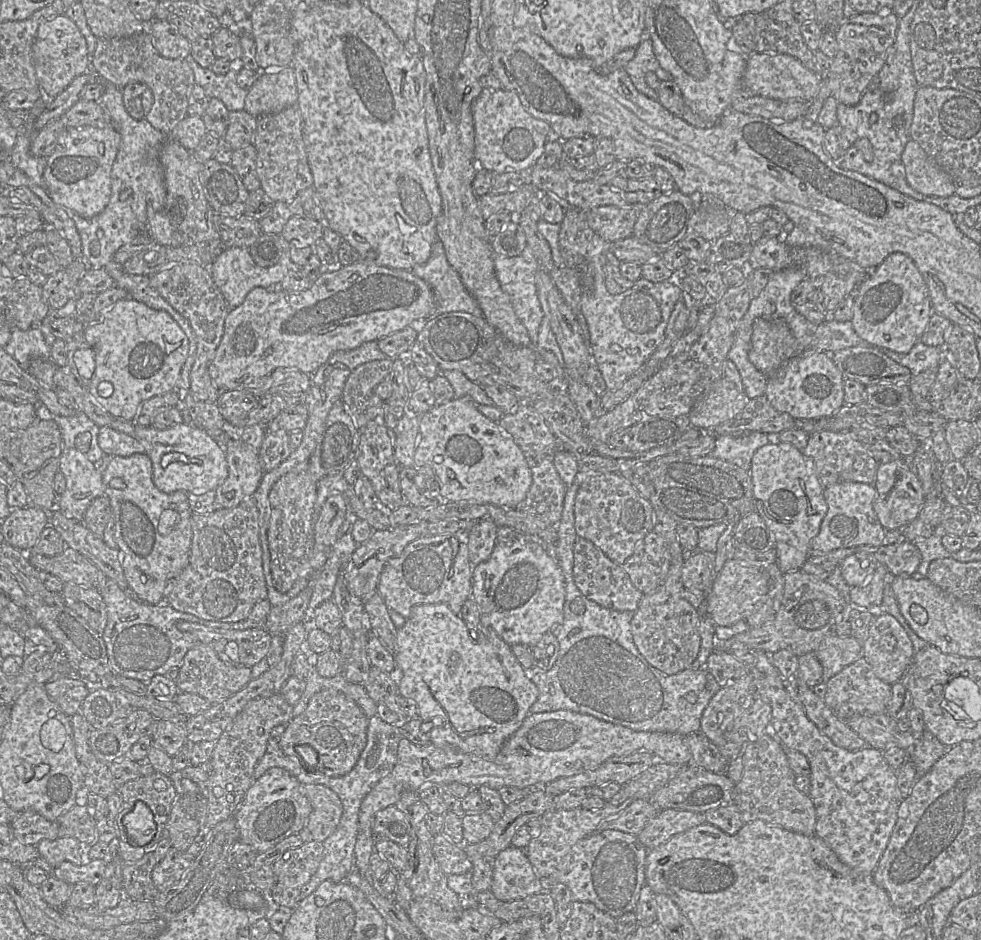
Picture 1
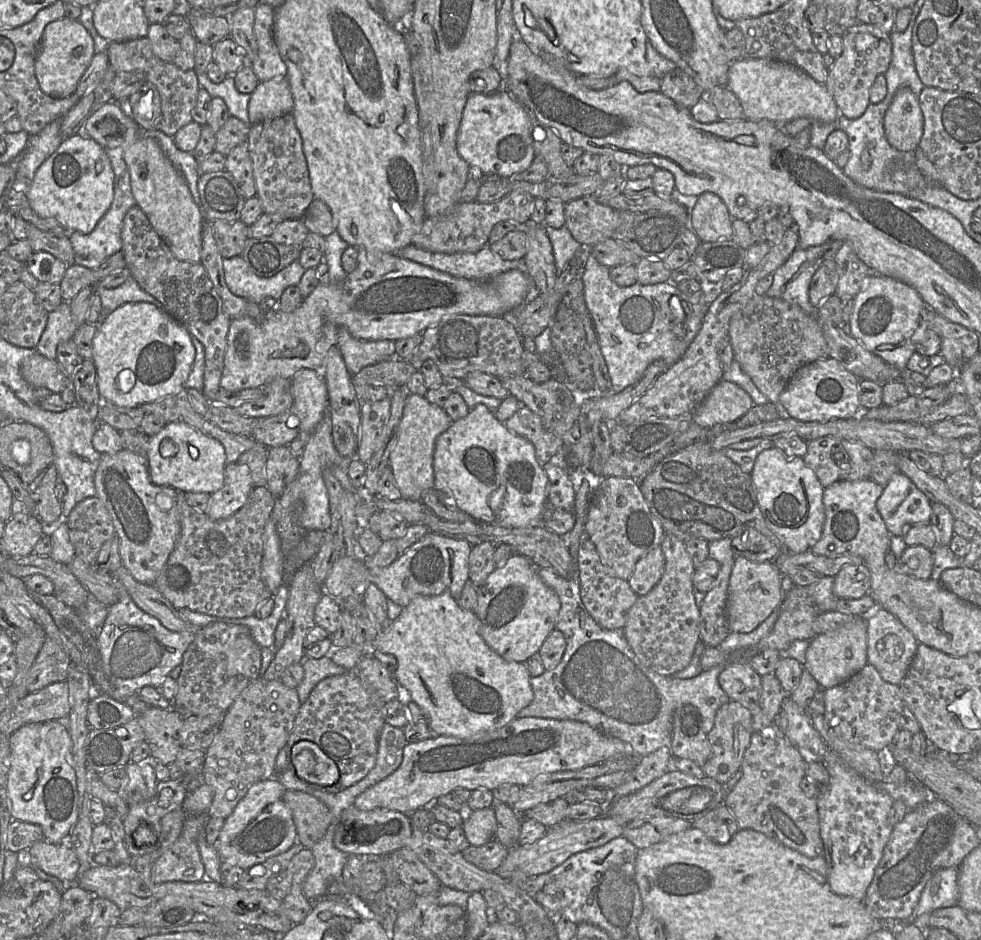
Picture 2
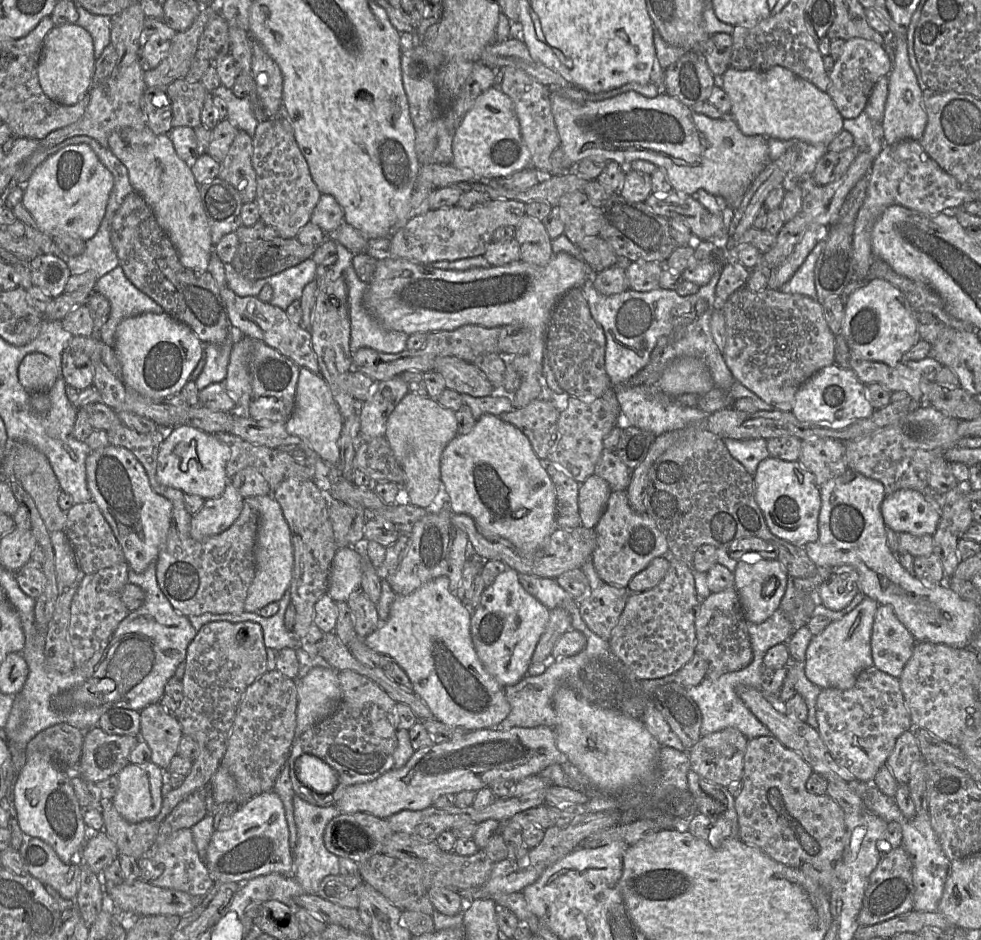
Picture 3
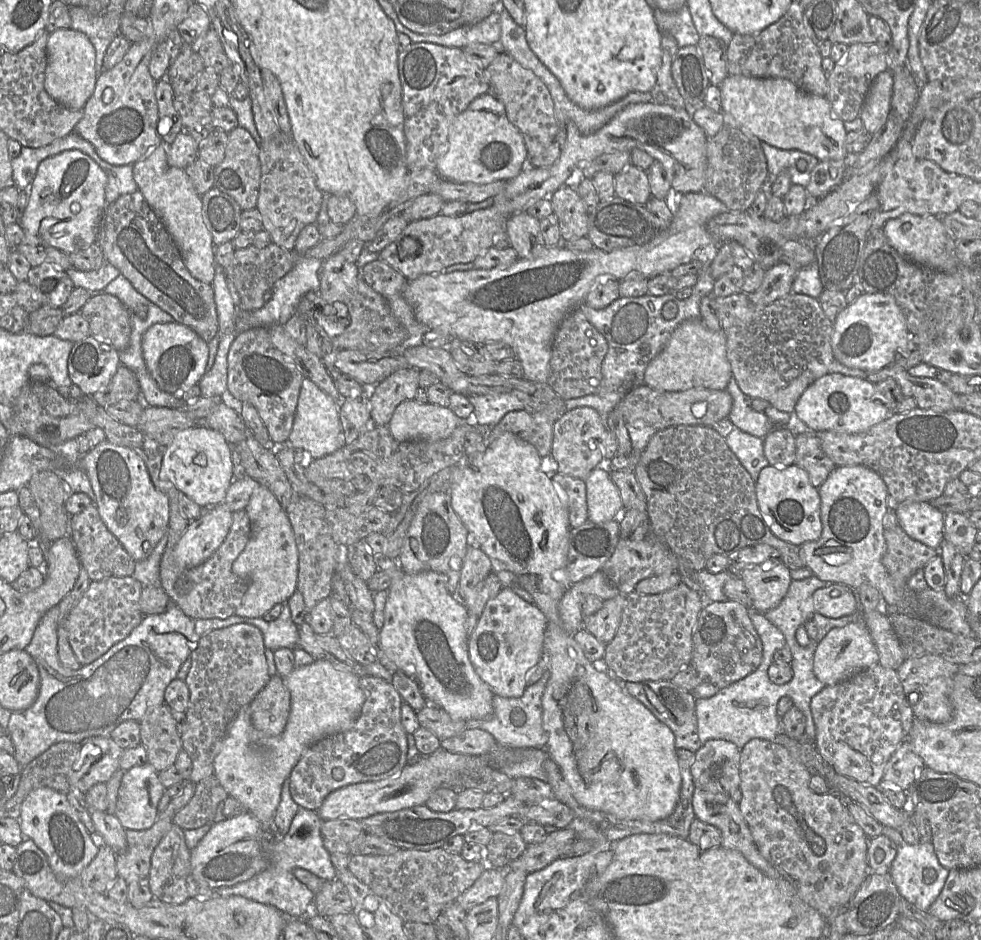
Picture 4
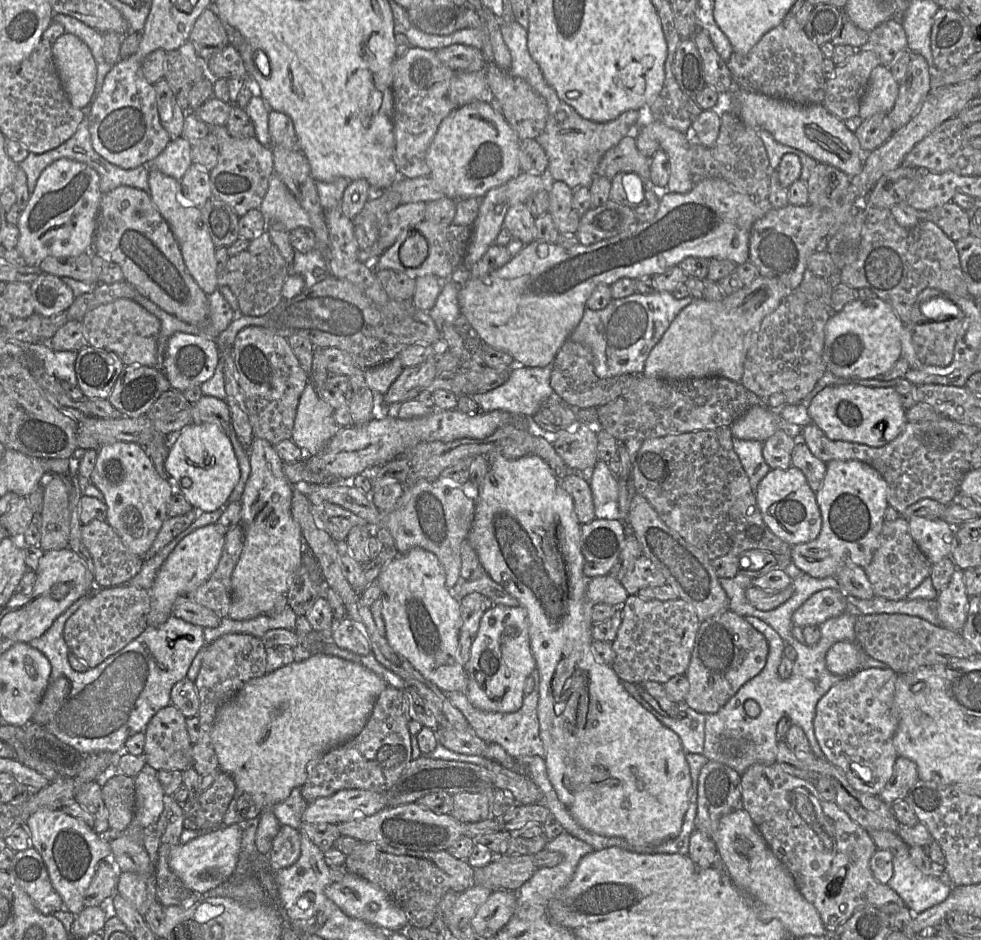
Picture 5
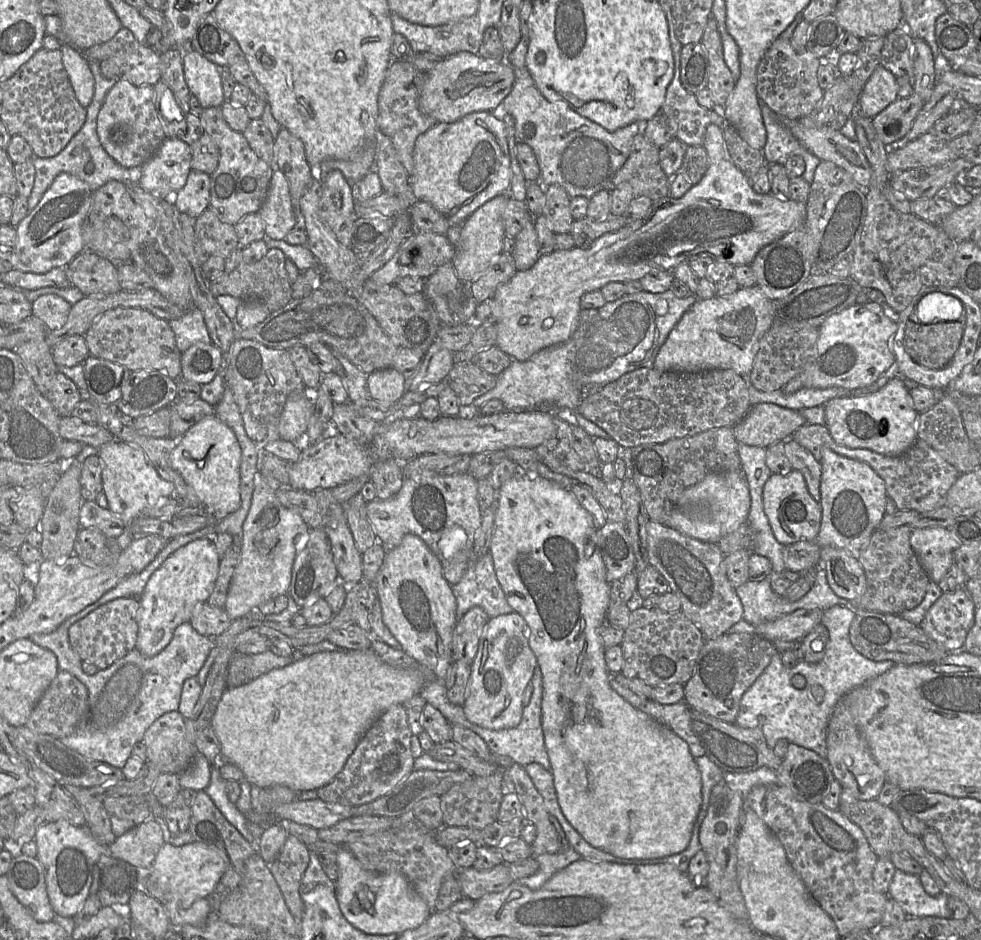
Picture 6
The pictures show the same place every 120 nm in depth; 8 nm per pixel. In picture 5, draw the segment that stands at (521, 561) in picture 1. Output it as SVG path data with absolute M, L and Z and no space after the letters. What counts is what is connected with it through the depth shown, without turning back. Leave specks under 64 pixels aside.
M493 605L481 618L479 630L472 641L470 658L465 666L468 674L465 694L469 702L475 708L487 712L513 713L518 711L524 699L525 681L535 668L536 661L530 647L526 610L521 606Z

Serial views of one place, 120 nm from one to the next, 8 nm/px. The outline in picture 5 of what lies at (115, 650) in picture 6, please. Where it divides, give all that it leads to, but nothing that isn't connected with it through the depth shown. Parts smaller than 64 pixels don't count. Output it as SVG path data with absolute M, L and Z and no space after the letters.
M130 584L101 588L65 622L64 640L70 652L94 668L137 638L148 626L149 591Z

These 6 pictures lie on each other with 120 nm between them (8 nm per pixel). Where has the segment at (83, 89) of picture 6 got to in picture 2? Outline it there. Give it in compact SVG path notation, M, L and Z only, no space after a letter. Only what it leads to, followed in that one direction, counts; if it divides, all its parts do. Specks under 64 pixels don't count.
M63 17L47 24L35 60L35 75L41 90L53 98L74 94L94 55L93 40L78 20Z

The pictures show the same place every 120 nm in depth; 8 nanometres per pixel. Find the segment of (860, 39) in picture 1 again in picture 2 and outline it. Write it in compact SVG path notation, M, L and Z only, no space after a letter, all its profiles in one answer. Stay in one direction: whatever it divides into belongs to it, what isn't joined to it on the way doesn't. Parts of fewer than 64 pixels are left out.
M865 23L849 28L841 37L843 51L830 68L825 86L840 114L856 119L863 115L870 104L870 91L876 77L884 75L889 68L892 59L891 37L876 26Z

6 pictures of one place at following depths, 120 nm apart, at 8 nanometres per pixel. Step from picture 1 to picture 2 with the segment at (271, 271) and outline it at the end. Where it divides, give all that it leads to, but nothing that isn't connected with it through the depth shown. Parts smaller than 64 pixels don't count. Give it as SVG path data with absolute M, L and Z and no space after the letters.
M241 256L223 258L223 268L230 291L255 303L262 303L267 298L279 301L287 287L298 286L306 270L294 261L271 277L261 277L250 269Z

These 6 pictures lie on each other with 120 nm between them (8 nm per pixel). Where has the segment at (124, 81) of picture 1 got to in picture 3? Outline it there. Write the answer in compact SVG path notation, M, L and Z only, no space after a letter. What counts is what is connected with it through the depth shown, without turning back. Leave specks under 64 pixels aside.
M178 79L165 87L171 101L172 128L197 128L201 124L201 110L208 92L202 83Z

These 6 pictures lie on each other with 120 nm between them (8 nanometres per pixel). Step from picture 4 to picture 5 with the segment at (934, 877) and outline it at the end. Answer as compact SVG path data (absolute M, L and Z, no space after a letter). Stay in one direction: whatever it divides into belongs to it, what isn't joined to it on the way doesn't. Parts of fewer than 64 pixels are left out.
M910 855L893 856L893 876L888 885L913 914L919 914L943 902L953 887L938 877L923 874Z

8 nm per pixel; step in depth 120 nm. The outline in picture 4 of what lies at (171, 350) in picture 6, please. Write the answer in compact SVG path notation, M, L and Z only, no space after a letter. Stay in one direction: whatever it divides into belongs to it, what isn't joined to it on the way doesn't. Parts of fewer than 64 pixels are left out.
M102 292L94 293L80 313L89 323L90 334L97 340L109 344L119 353L128 348L130 316L117 297Z

